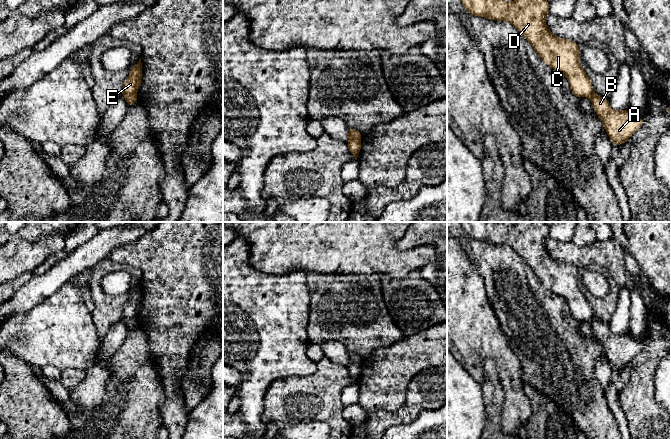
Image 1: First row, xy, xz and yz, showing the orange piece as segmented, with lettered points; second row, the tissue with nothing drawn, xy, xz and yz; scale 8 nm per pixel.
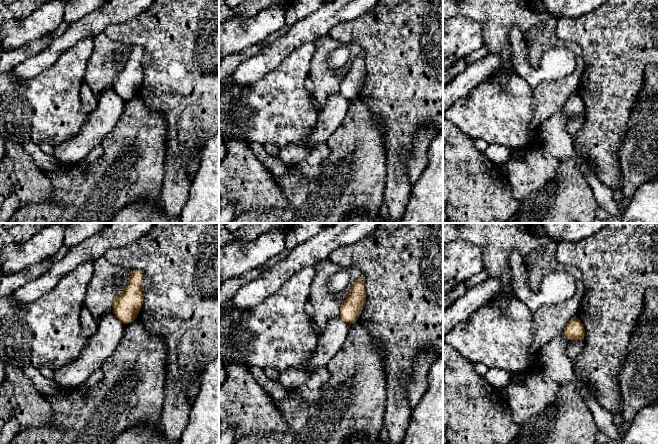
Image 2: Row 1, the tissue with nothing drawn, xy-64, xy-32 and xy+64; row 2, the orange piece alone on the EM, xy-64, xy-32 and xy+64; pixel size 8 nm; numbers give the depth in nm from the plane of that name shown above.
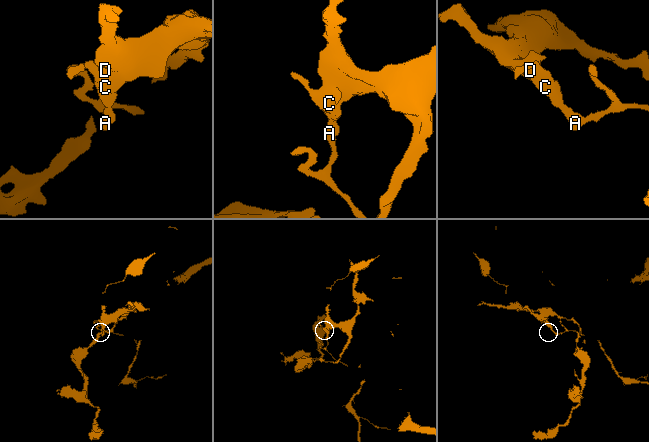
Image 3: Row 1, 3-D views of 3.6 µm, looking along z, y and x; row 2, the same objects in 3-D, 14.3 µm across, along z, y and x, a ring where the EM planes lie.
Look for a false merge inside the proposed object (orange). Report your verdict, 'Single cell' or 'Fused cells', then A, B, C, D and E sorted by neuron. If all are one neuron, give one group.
Fused cells. Groups: A B / C D E

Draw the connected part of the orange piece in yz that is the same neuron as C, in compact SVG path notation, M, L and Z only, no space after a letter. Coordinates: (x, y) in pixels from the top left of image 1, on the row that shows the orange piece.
M461 0L470 15L492 20L510 22L530 42L541 59L556 71L563 73L570 84L572 93L580 97L590 97L593 86L586 71L580 66L578 44L570 39L556 37L547 27L545 17L549 14L549 2L546 0Z

